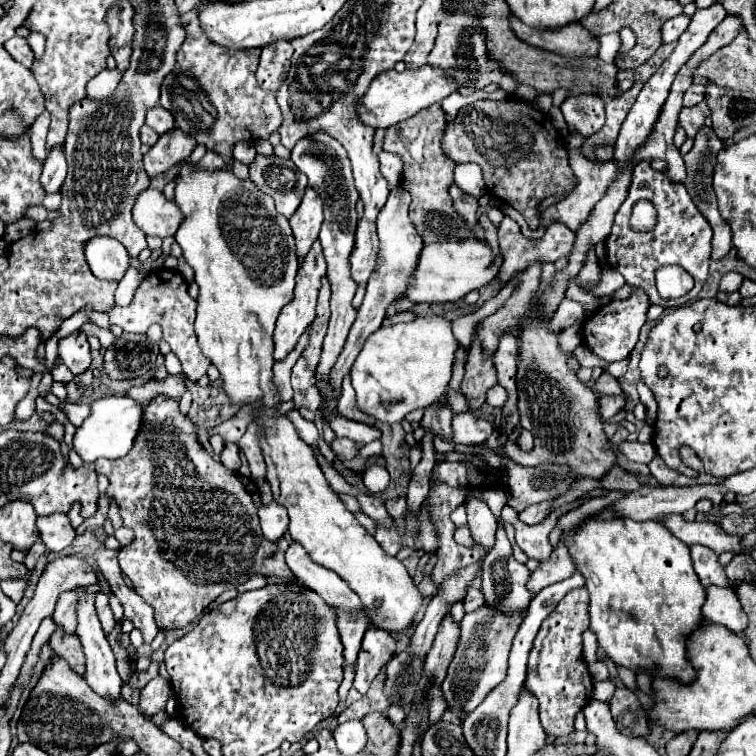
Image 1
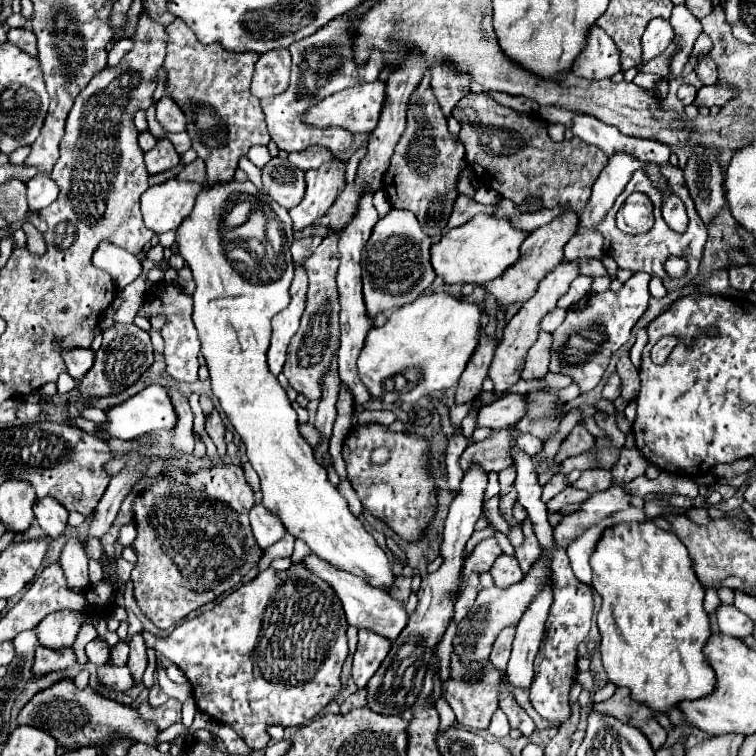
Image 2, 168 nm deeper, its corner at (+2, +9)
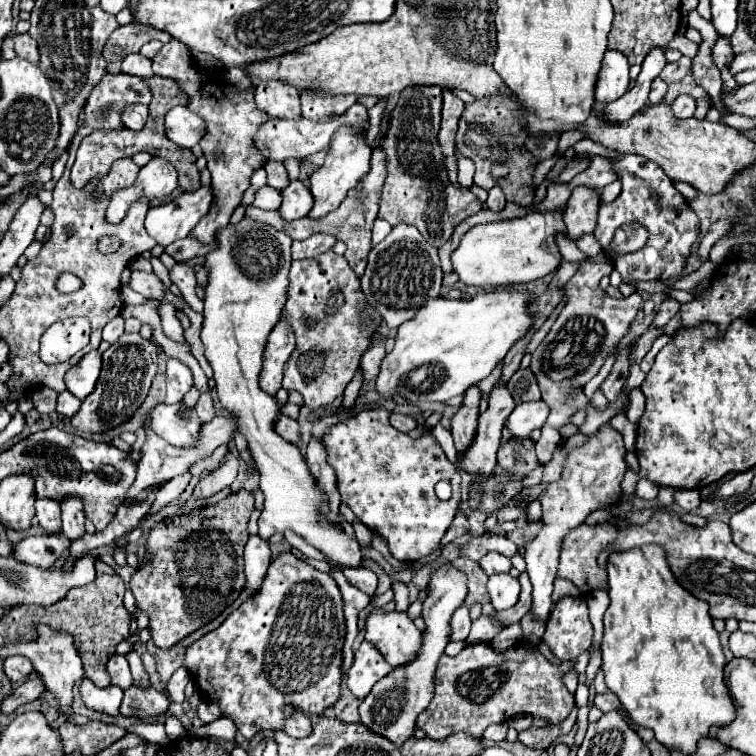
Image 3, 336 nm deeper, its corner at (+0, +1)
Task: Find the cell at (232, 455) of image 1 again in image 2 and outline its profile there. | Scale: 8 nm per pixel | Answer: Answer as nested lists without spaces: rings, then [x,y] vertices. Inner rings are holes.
[[[213,409],[205,421],[205,431],[207,435],[213,439],[213,443],[217,445],[217,451],[219,455],[225,455],[225,447],[227,443],[223,441],[223,433],[225,433],[225,427],[223,427],[223,421],[221,421],[221,415],[217,409]]]

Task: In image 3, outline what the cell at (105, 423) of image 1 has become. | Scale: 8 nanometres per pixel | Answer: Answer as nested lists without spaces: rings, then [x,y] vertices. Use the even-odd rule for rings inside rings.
[[[155,403],[145,415],[145,423],[149,423],[151,431],[175,447],[193,445],[201,427],[195,409],[187,409],[183,403]]]

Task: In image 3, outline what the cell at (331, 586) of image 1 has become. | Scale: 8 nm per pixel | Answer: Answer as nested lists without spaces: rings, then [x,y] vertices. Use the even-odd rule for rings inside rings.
[[[377,607],[365,617],[365,639],[373,643],[393,667],[409,663],[415,657],[421,647],[419,637],[421,631],[405,611],[383,611]]]

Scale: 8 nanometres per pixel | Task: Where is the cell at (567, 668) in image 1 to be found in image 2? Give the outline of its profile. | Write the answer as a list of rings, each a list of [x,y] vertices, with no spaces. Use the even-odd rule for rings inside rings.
[[[513,445],[513,461],[517,465],[517,479],[515,479],[515,489],[517,489],[517,501],[525,507],[533,531],[537,535],[537,541],[541,549],[551,557],[551,587],[555,593],[555,601],[551,605],[551,613],[545,623],[545,643],[543,643],[543,661],[539,665],[539,671],[535,673],[535,681],[531,683],[531,703],[535,711],[549,719],[549,721],[559,721],[565,723],[571,715],[569,711],[569,689],[573,685],[575,677],[575,661],[577,661],[577,647],[581,641],[587,639],[587,633],[591,629],[591,617],[593,617],[593,593],[591,587],[581,583],[569,565],[567,551],[561,549],[555,543],[553,537],[553,527],[547,521],[547,507],[541,501],[541,487],[537,483],[537,475],[533,471],[531,457],[521,453],[517,445]]]

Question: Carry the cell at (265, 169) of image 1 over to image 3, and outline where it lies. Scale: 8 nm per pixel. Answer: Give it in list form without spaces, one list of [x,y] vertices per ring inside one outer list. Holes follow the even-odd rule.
[[[301,179],[289,181],[289,185],[285,189],[281,189],[281,197],[283,197],[283,201],[281,201],[279,213],[287,221],[305,217],[313,207],[311,191],[301,183]]]

